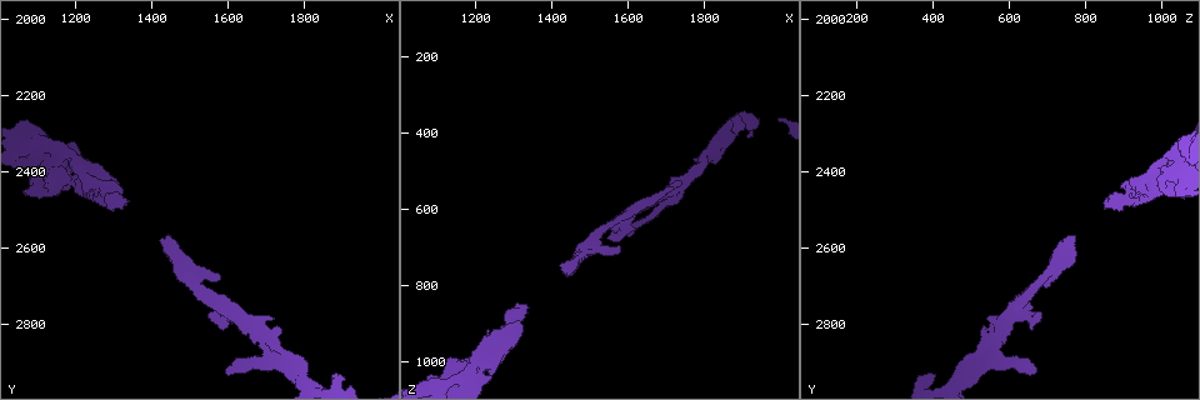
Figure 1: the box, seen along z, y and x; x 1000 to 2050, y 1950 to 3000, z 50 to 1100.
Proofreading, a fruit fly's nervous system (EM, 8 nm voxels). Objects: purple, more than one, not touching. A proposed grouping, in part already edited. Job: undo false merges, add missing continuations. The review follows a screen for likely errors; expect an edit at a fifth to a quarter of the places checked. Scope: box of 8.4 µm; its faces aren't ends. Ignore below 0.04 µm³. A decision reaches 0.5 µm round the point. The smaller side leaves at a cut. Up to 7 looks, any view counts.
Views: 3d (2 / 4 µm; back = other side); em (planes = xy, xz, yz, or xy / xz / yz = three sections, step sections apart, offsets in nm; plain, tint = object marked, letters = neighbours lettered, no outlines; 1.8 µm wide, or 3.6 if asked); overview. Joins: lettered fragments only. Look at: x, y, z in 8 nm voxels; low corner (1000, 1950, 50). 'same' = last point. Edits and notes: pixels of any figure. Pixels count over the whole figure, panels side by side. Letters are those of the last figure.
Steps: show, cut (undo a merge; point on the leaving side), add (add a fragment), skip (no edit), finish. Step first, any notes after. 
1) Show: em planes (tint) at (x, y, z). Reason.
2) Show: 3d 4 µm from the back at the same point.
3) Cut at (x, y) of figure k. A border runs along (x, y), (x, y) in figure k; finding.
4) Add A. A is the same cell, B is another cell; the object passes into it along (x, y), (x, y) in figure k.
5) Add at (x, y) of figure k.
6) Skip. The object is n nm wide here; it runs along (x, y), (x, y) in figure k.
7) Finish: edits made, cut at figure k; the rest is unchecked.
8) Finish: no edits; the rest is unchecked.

Show: 3d 2 µm at (1885, 2925, 400). Free end.

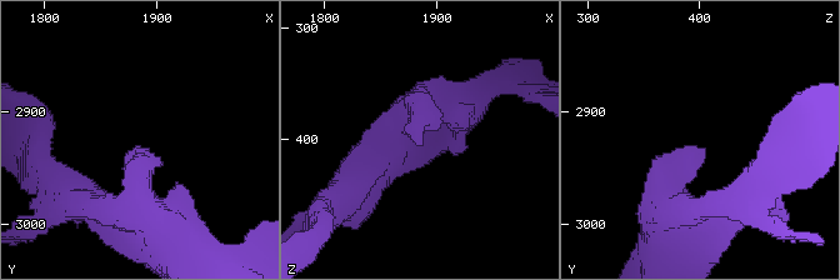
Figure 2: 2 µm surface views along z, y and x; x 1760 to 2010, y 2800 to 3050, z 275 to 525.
Show: em planes (letters) at (1884, 2932, 402).

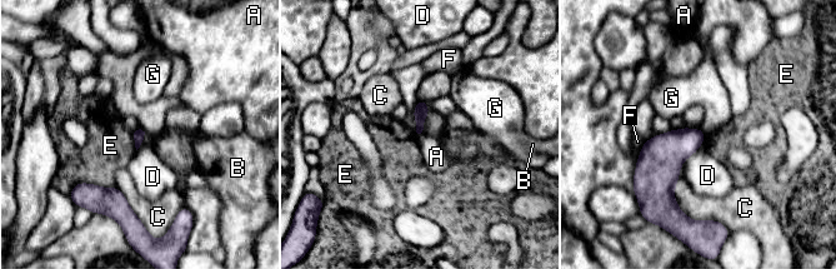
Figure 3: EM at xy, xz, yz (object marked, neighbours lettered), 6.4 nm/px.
Skip. A, B, C, D, E, F and G are other cells; none of them fits.

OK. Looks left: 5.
Show: em 3.6 µm planes (letters) at (1555, 2780, 675).

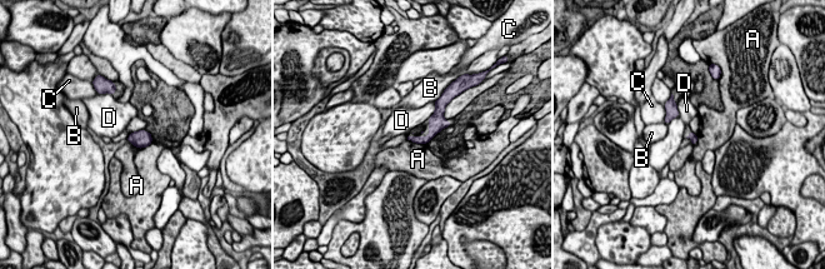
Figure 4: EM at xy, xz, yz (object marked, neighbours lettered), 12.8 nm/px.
Skip. The longest contact is with D, 300 nm; A, B, C and D are other cells; a border runs along (408, 139), (425, 144) in figure 4; none of them fits.

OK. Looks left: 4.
Show: 3d 4 µm from the back at (1320, 2495, 855). An open end.

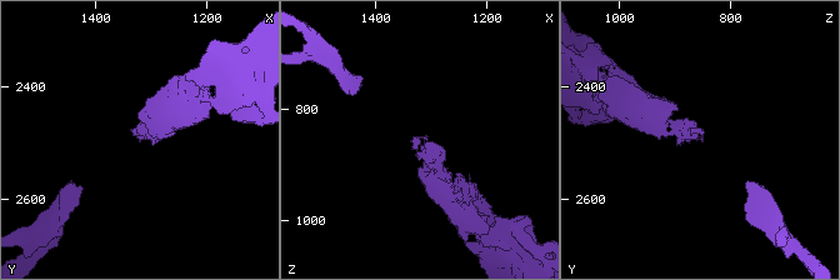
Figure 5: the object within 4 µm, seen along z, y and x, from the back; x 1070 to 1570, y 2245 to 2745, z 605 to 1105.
Show: em planes (letters) at (1325, 2495, 850). Shape alone is not enough.

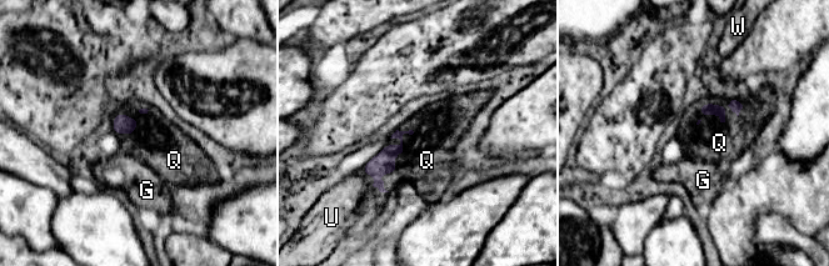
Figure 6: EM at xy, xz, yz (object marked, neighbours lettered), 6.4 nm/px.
Add Q. Q is the same cell, G, U and W are other cells; the object passes into it along (383, 162), (395, 166), (427, 160) in figure 6; the cell continues.

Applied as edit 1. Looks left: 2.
Finish: edits made, add at figure 6; the rest is unchecked.

